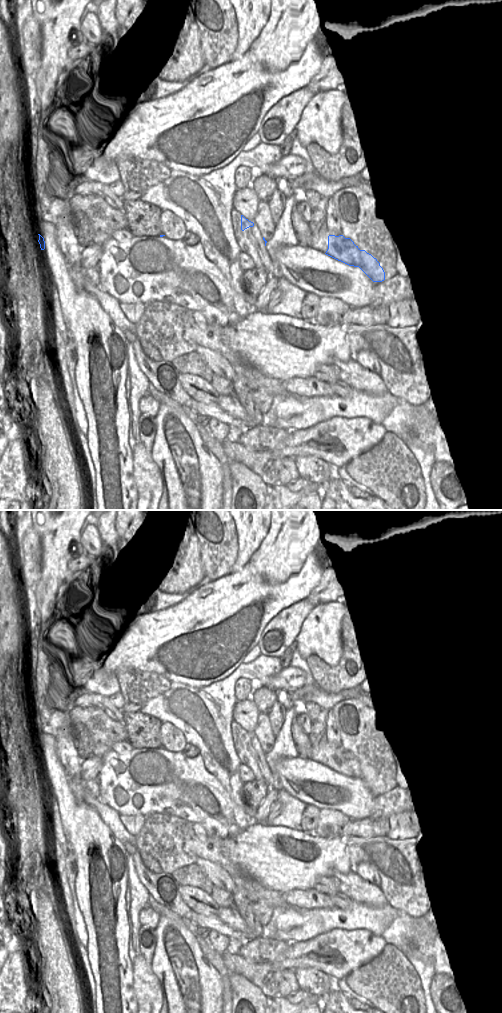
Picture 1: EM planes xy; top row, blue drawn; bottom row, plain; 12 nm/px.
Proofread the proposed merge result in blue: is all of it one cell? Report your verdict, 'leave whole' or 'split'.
leave whole

